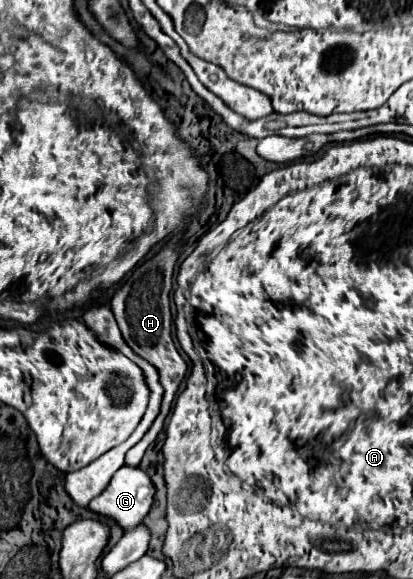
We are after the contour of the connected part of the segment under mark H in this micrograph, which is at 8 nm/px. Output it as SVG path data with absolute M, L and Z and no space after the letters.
M173 240L171 244L167 244L153 256L149 256L145 262L141 262L129 274L127 282L115 292L115 296L111 300L111 310L123 332L123 340L133 348L135 354L139 354L141 358L145 358L149 364L153 364L157 368L157 372L161 376L161 386L165 388L165 398L161 400L161 410L159 410L159 416L157 416L153 428L149 428L145 432L145 436L125 456L125 464L129 464L129 466L137 466L141 462L147 446L151 444L151 436L157 436L161 432L163 422L169 414L173 396L187 374L187 364L181 358L181 354L177 352L173 338L171 338L173 318L171 318L171 310L169 310L169 294L171 294L171 278L173 278L175 262L177 262L177 248L175 248L175 240Z

